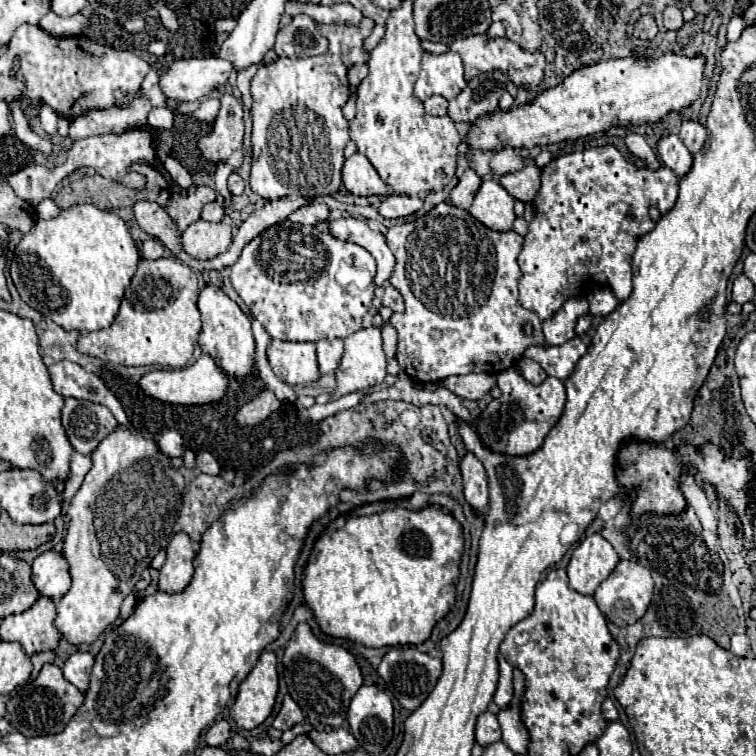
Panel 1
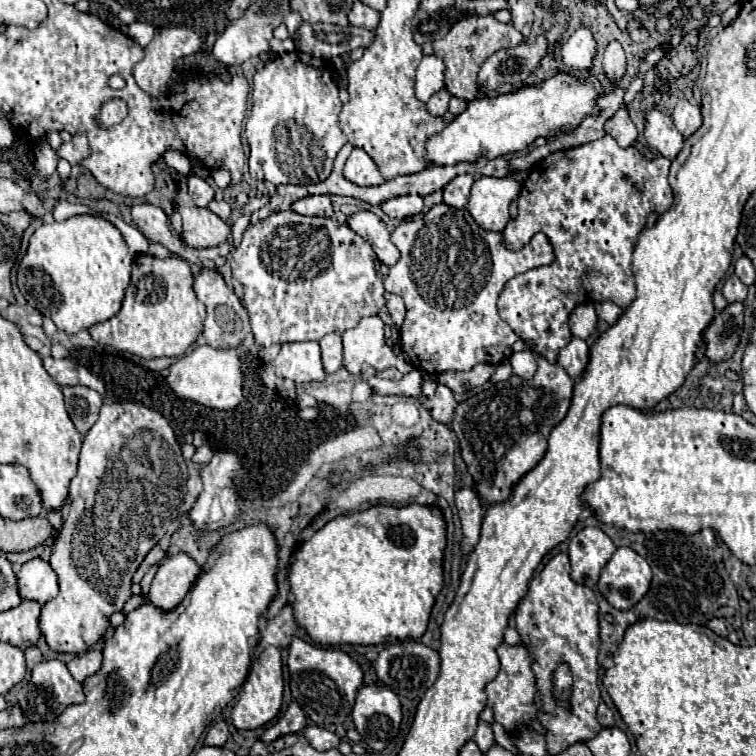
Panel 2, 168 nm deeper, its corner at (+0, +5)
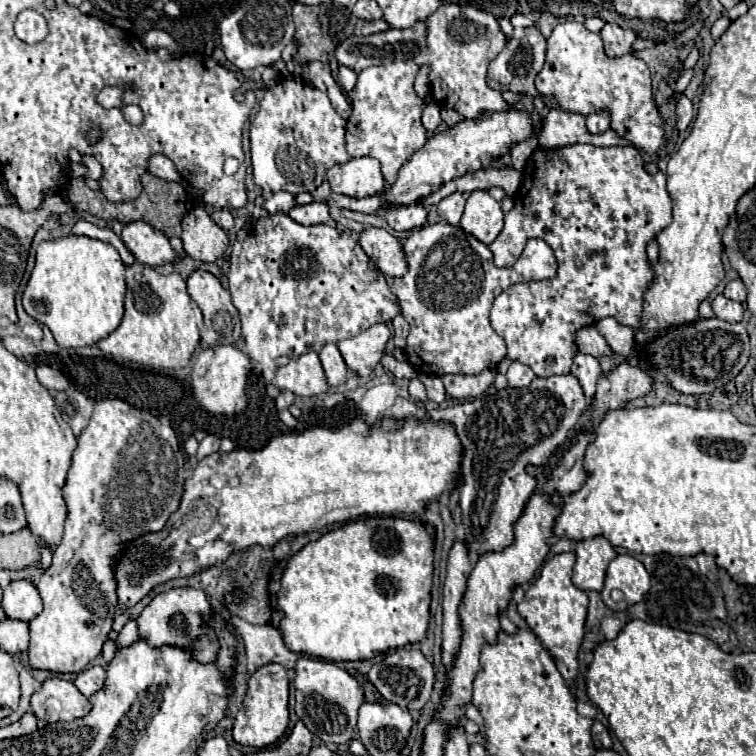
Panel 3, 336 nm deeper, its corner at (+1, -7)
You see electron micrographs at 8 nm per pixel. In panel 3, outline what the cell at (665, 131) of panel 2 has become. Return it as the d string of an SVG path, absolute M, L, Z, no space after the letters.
M566 20L558 24L548 38L546 64L536 76L536 90L558 100L562 108L584 116L608 108L612 128L618 136L628 138L646 154L658 154L664 146L664 124L652 100L650 80L650 70L642 60L632 54L610 60L604 54L600 34L586 30L580 22Z

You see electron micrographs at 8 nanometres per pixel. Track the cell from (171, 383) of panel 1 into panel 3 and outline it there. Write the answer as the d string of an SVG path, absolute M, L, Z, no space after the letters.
M214 346L202 350L190 372L194 400L202 410L212 414L230 416L242 412L246 408L246 392L244 392L246 378L251 370L250 358L244 352L240 352L236 346Z

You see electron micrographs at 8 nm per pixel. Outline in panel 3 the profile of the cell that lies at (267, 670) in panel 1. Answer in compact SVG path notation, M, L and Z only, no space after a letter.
M266 664L248 678L248 690L242 708L236 714L232 736L242 746L264 748L274 744L288 728L288 676L280 664Z

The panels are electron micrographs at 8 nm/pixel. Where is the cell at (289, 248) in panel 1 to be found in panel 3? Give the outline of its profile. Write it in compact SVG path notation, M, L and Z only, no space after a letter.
M278 212L268 218L250 220L238 230L230 254L230 294L232 304L240 312L242 336L246 354L252 358L254 372L266 384L272 382L278 356L300 356L310 350L320 352L330 342L352 338L376 322L390 322L400 314L398 298L390 292L384 274L372 264L360 244L346 232L318 224L302 226L290 220L288 214Z

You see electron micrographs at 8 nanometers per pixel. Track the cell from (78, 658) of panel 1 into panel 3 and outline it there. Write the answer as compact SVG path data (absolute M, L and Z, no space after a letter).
M90 666L86 670L82 670L76 678L74 678L74 686L84 694L84 696L92 696L94 692L98 692L104 686L104 678L106 672L102 666Z

